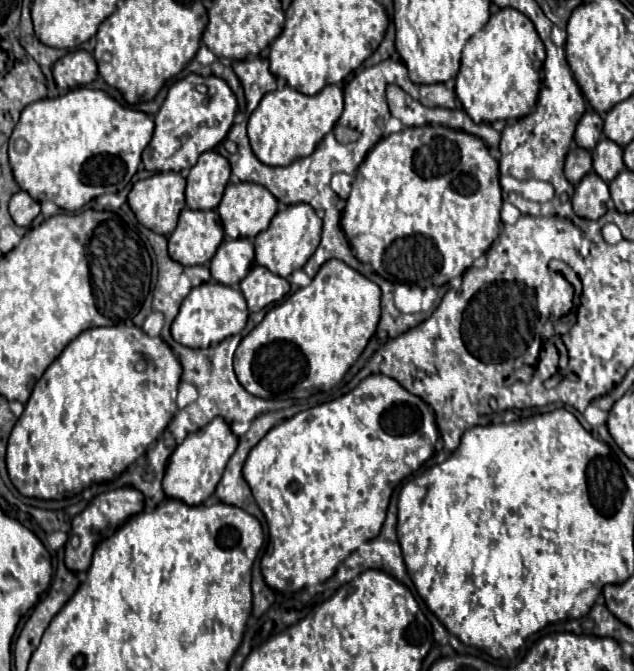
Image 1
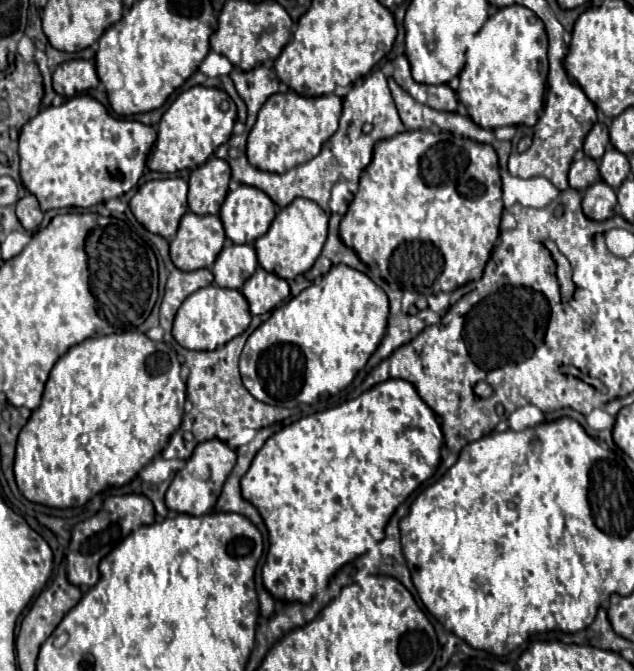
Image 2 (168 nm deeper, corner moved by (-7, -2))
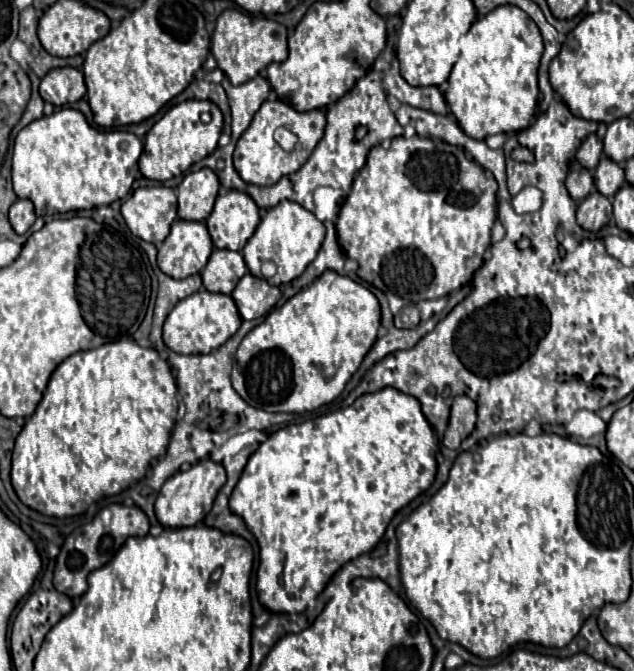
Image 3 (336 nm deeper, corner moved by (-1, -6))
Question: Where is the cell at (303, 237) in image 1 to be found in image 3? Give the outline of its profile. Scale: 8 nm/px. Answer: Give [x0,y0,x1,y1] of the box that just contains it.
[242,200,326,286]

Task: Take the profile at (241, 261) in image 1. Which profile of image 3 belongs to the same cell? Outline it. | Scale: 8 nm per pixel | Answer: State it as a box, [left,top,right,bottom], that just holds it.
[202,248,248,294]

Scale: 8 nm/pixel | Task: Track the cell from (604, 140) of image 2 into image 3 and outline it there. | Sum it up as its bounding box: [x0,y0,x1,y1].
[576,134,602,172]

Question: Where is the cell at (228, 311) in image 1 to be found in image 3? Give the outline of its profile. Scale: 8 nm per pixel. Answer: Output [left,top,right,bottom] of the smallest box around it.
[164,290,242,354]

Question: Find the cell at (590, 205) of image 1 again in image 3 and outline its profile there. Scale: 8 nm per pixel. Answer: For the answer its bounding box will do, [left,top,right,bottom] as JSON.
[576,190,612,232]

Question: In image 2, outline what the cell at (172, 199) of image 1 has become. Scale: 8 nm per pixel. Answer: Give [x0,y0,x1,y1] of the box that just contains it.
[130,178,188,240]

